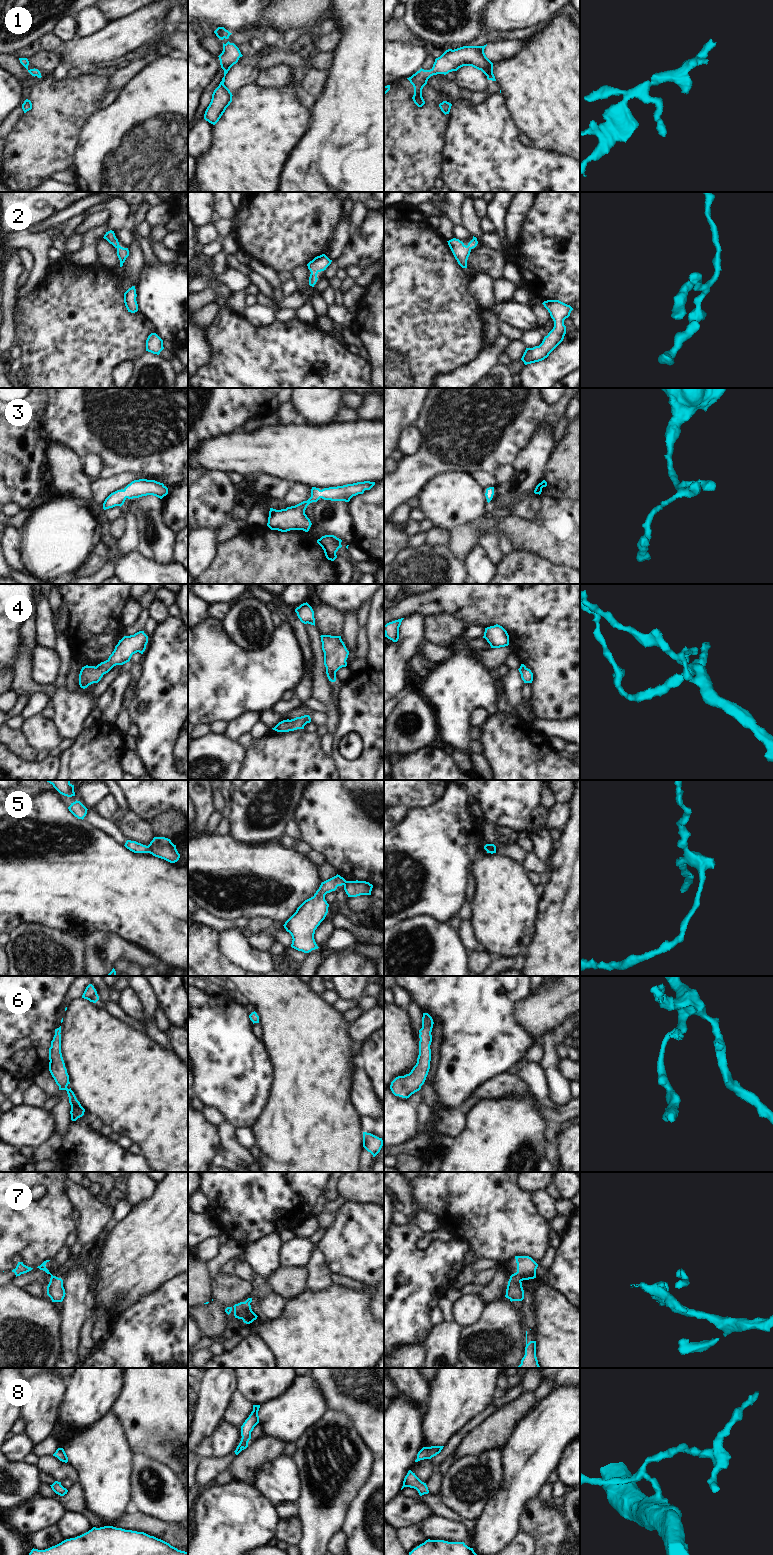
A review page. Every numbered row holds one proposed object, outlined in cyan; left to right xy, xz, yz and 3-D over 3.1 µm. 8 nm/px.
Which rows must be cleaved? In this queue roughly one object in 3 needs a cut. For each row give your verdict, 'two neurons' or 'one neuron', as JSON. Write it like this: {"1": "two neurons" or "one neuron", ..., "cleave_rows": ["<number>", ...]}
{"1": "one neuron", "2": "one neuron", "3": "one neuron", "4": "one neuron", "5": "two neurons", "6": "one neuron", "7": "one neuron", "8": "one neuron", "cleave_rows": ["5"]}

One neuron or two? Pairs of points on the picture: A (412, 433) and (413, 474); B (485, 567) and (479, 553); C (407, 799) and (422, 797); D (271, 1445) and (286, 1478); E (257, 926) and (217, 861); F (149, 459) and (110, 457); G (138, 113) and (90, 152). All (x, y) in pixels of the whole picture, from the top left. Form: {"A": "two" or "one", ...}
{"A": "two", "B": "one", "C": "one", "D": "two", "E": "two", "F": "one", "G": "one"}

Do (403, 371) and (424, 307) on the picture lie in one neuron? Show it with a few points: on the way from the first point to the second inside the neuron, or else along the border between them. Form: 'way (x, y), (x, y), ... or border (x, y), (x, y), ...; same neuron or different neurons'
way (403, 355), (403, 328), (408, 323); same neuron

